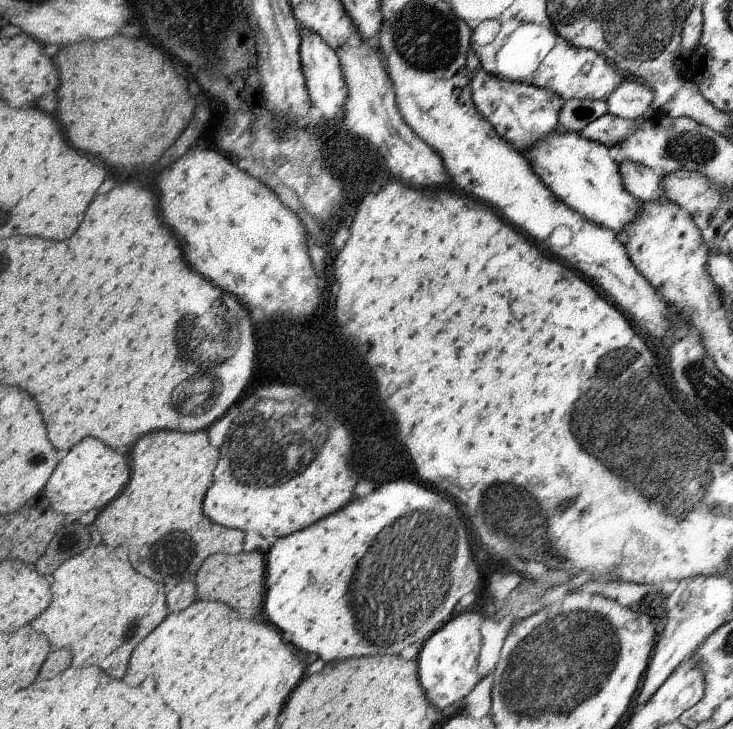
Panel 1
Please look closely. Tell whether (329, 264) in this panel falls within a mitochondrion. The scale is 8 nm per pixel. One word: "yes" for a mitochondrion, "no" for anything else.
no

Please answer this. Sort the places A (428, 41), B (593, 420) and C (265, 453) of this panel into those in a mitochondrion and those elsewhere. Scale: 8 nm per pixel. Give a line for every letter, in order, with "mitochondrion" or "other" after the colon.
A: mitochondrion
B: mitochondrion
C: mitochondrion

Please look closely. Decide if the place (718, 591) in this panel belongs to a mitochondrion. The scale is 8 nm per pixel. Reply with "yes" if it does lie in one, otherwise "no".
no

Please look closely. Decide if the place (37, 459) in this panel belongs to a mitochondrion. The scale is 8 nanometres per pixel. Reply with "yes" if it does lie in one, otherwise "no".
yes

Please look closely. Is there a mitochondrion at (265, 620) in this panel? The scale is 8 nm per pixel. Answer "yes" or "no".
no

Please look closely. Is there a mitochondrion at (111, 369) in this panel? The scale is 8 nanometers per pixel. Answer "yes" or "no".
no

